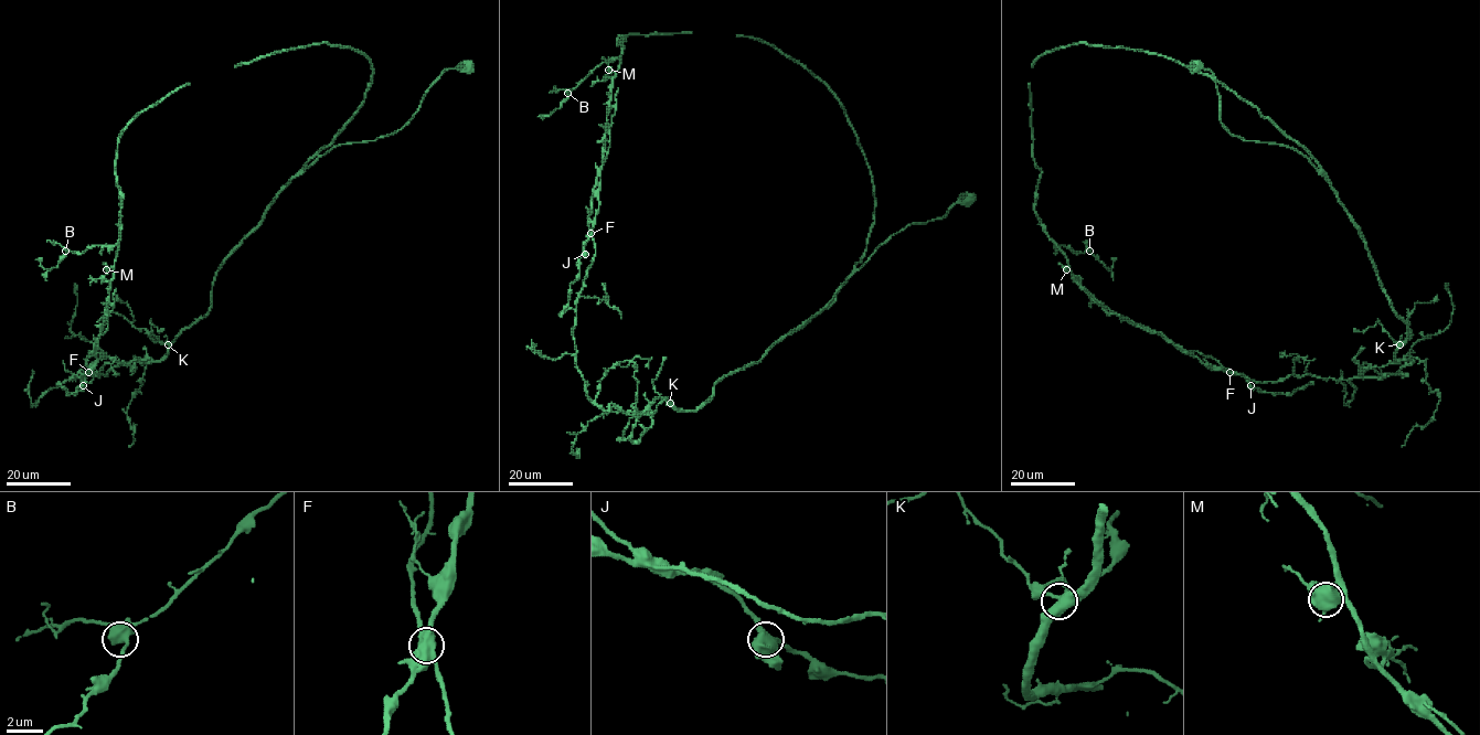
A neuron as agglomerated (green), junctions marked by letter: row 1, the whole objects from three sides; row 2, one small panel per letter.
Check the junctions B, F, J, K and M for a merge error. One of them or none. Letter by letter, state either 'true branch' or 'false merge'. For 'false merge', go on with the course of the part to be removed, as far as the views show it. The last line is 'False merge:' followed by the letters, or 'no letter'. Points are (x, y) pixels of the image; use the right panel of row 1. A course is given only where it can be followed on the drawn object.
B: true branch
F: true branch
J: true branch
K: true branch
M: true branch
False merge: no letter

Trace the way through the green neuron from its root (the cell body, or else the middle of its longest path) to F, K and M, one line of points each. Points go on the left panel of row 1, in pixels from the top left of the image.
F: (465, 67), (400, 129), (294, 177), (161, 359), (70, 379), (88, 372)
K: (465, 67), (446, 68), (400, 129), (374, 140), (336, 145), (294, 177), (222, 264), (209, 311), (168, 344)
M: (465, 67), (400, 129), (294, 177), (161, 359), (72, 380), (93, 380), (106, 269)

